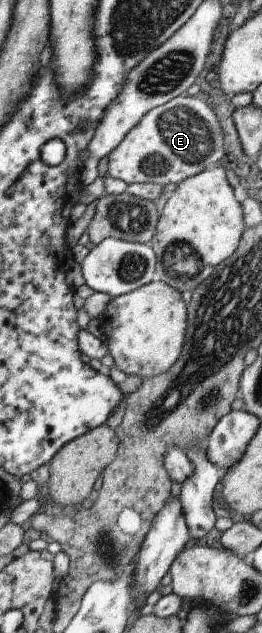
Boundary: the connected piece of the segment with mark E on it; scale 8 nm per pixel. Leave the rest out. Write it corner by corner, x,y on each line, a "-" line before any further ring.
177,96
149,110
109,152
107,176
125,184
177,184
218,165
223,156
223,132
217,116
202,97

